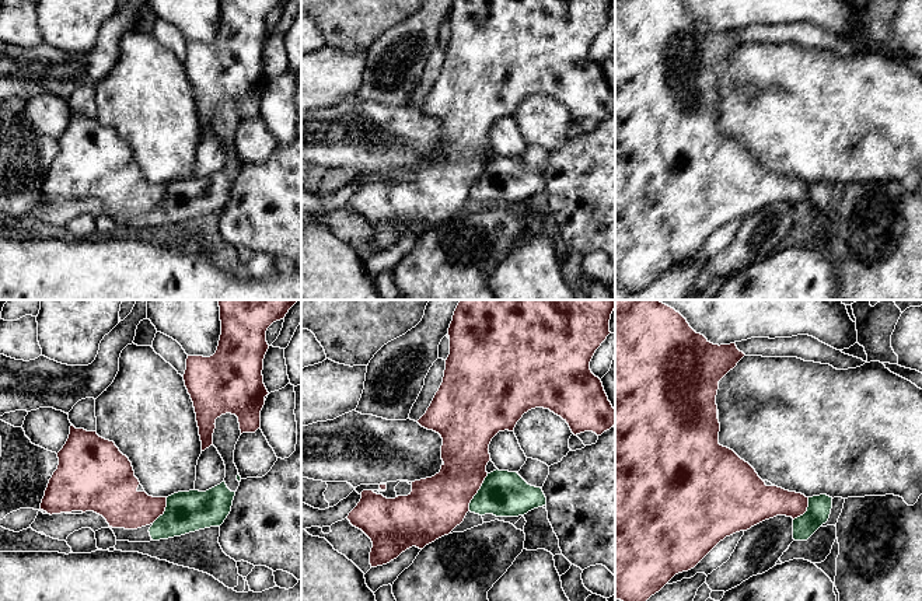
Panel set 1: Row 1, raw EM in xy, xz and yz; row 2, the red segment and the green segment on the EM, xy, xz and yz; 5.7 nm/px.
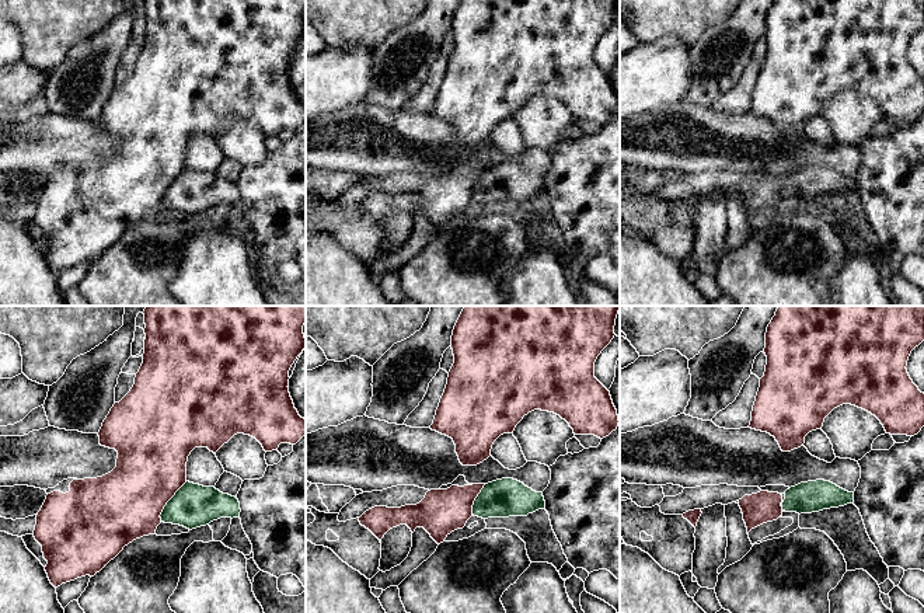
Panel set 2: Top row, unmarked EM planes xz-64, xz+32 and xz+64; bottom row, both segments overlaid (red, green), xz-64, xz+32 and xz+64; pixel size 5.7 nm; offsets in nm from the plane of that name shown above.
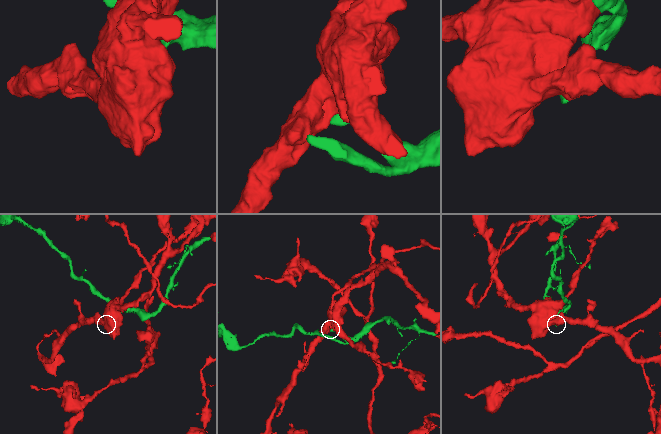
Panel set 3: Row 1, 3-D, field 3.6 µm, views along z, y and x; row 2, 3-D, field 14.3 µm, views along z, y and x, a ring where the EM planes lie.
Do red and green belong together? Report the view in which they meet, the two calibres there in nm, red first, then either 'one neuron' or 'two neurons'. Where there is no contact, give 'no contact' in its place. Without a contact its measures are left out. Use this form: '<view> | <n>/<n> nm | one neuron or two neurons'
xz | 320/260 nm | one neuron

